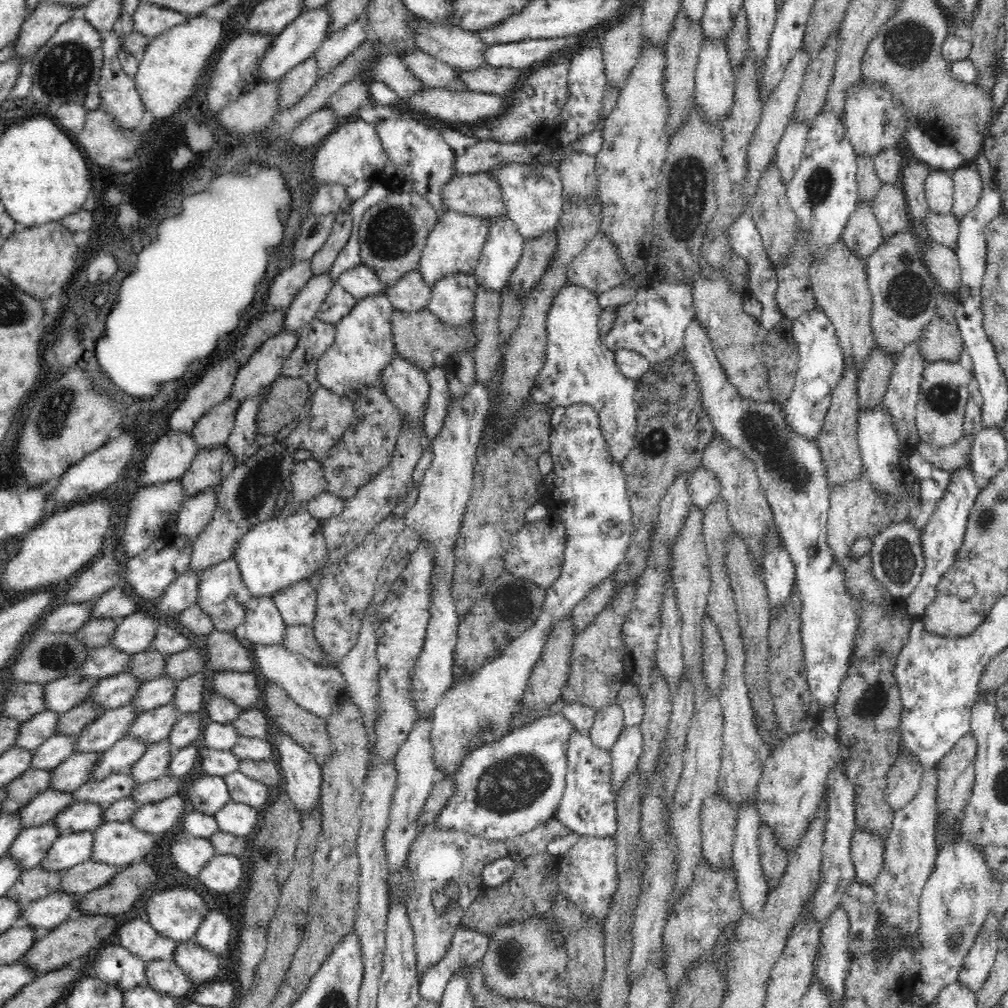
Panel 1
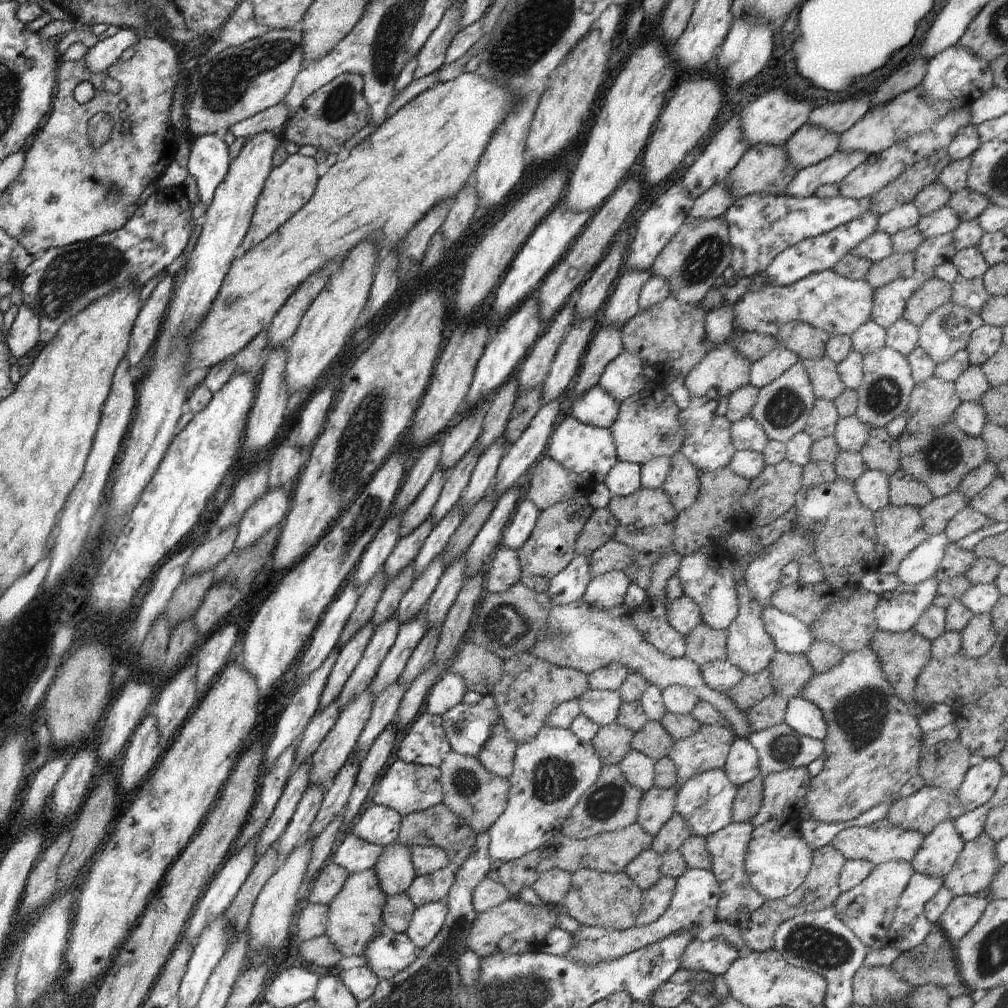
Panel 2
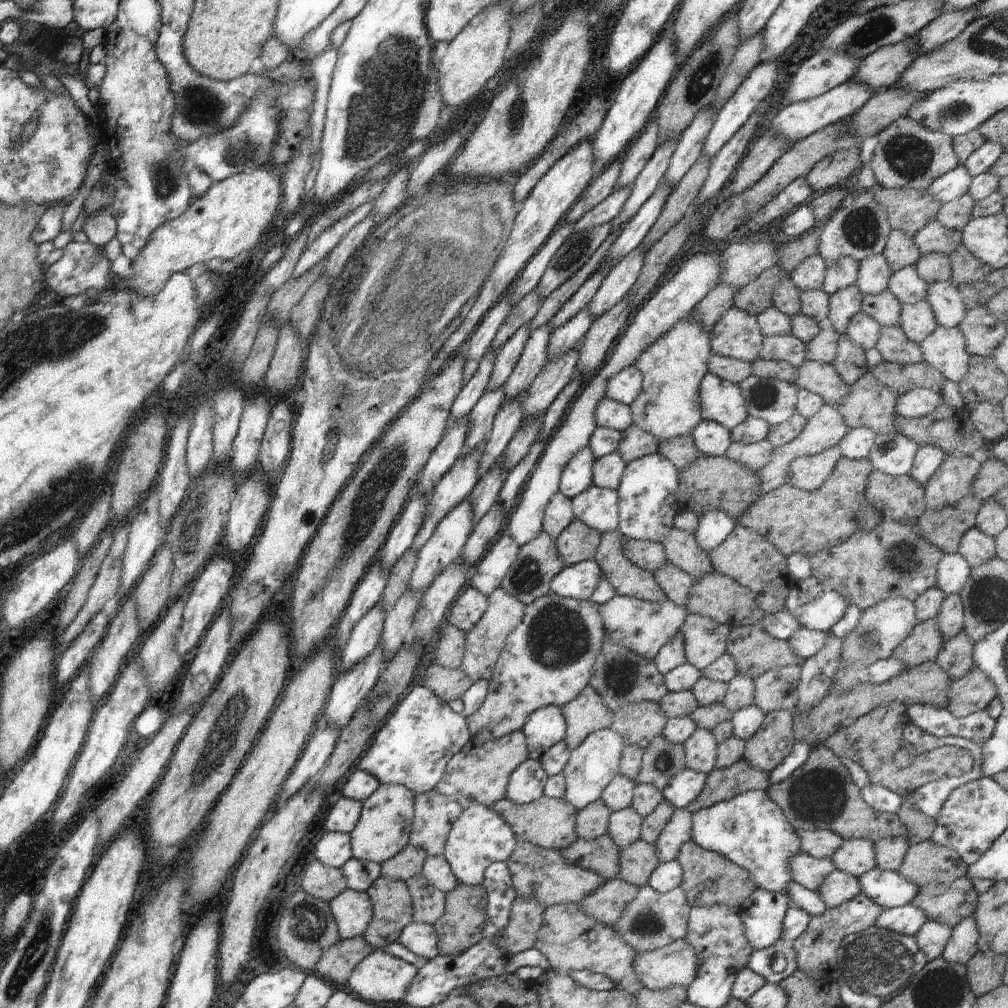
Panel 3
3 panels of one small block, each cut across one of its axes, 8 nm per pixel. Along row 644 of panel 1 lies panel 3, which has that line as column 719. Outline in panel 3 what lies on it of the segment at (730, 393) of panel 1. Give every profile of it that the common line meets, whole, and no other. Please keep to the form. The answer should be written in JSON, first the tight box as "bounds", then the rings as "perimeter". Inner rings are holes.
{"bounds":[691,791,800,896],"perimeter":[[[748,791],[693,814],[691,840],[698,846],[717,852],[745,868],[758,888],[787,896],[787,882],[792,879],[789,860],[800,853],[800,839],[784,813],[770,800],[767,791]]]}

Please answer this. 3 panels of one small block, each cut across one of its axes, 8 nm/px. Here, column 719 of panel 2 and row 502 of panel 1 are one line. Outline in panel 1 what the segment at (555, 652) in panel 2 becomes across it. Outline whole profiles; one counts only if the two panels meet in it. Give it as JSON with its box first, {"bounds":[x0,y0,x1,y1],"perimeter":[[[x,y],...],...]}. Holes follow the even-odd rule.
{"bounds":[688,466,721,511],"perimeter":[[[702,466],[698,467],[689,476],[688,491],[692,505],[704,511],[712,502],[720,499],[721,485],[715,473]]]}

